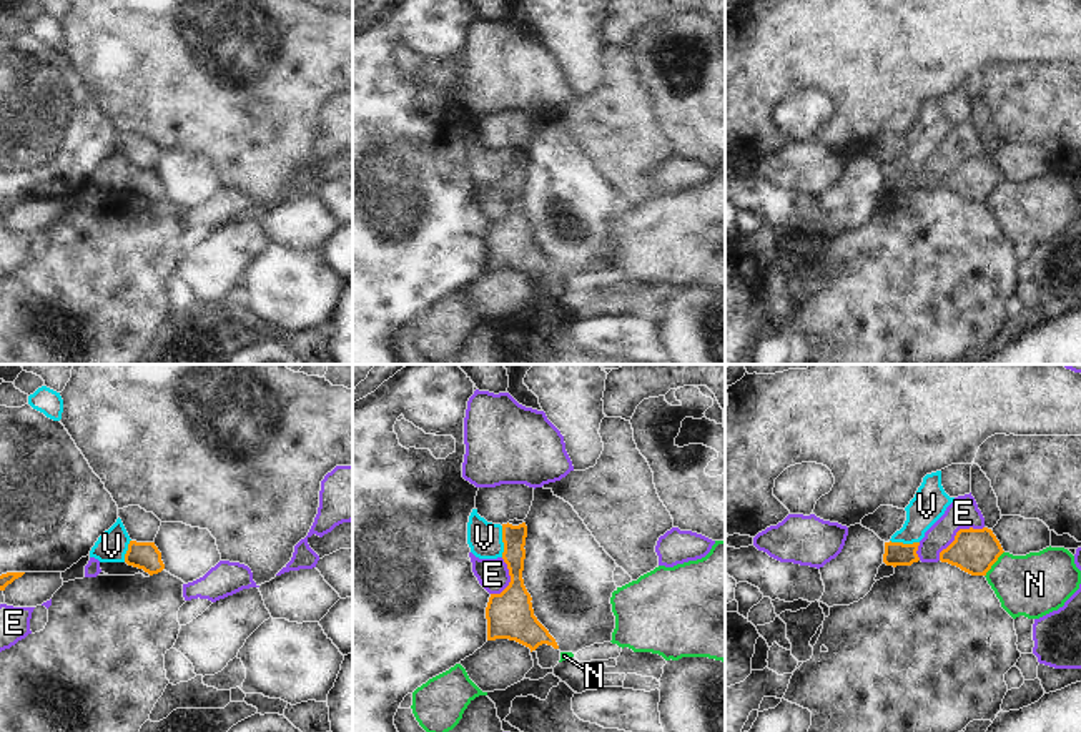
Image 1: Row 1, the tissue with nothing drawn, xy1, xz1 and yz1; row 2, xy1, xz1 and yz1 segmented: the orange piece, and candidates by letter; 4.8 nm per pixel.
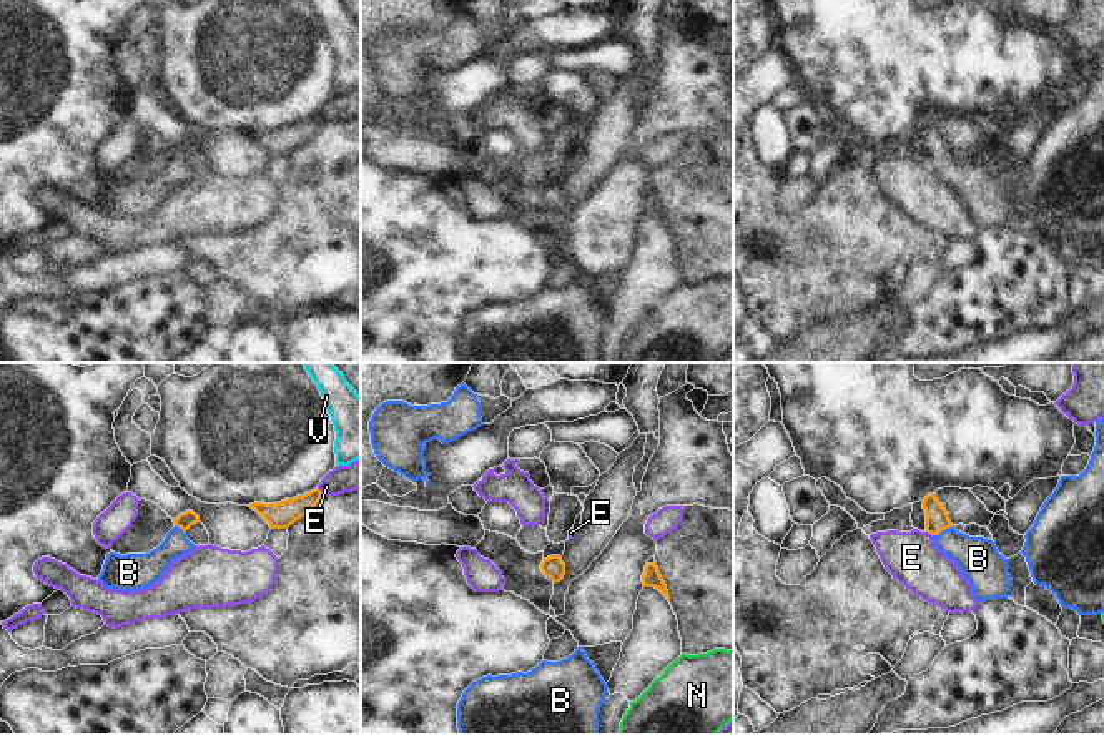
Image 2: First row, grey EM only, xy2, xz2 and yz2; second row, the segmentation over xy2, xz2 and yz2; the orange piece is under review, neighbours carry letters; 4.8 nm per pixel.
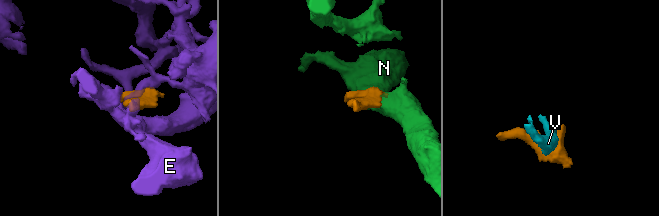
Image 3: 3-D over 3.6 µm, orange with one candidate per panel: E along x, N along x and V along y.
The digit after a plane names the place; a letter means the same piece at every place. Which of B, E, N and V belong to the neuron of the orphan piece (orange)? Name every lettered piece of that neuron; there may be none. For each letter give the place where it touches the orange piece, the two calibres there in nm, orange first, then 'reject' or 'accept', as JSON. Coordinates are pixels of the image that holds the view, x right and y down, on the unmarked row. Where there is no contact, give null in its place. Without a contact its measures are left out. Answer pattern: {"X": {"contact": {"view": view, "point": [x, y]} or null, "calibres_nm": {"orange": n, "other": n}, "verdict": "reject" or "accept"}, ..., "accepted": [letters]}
{"B": {"contact": {"view": "yz2", "point": [941, 158]}, "calibres_nm": {"orange": 110, "other": 200}, "verdict": "accept"}, "E": {"contact": {"view": "yz1", "point": [957, 160]}, "calibres_nm": {"orange": 220, "other": 150}, "verdict": "reject"}, "N": {"contact": {"view": "yz1", "point": [993, 190]}, "calibres_nm": {"orange": 220, "other": 300}, "verdict": "reject"}, "V": {"contact": {"view": "xz1", "point": [503, 168]}, "calibres_nm": {"orange": 110, "other": 160}, "verdict": "reject"}, "accepted": ["B"]}

